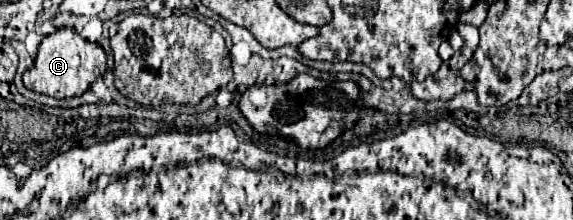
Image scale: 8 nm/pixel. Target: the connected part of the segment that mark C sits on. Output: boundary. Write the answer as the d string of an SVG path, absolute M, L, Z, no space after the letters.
M62 27L52 35L46 35L40 43L40 51L34 59L34 67L24 71L22 81L26 89L44 93L56 99L76 97L90 89L90 85L106 71L106 55L98 43L90 43L82 39L76 29Z

